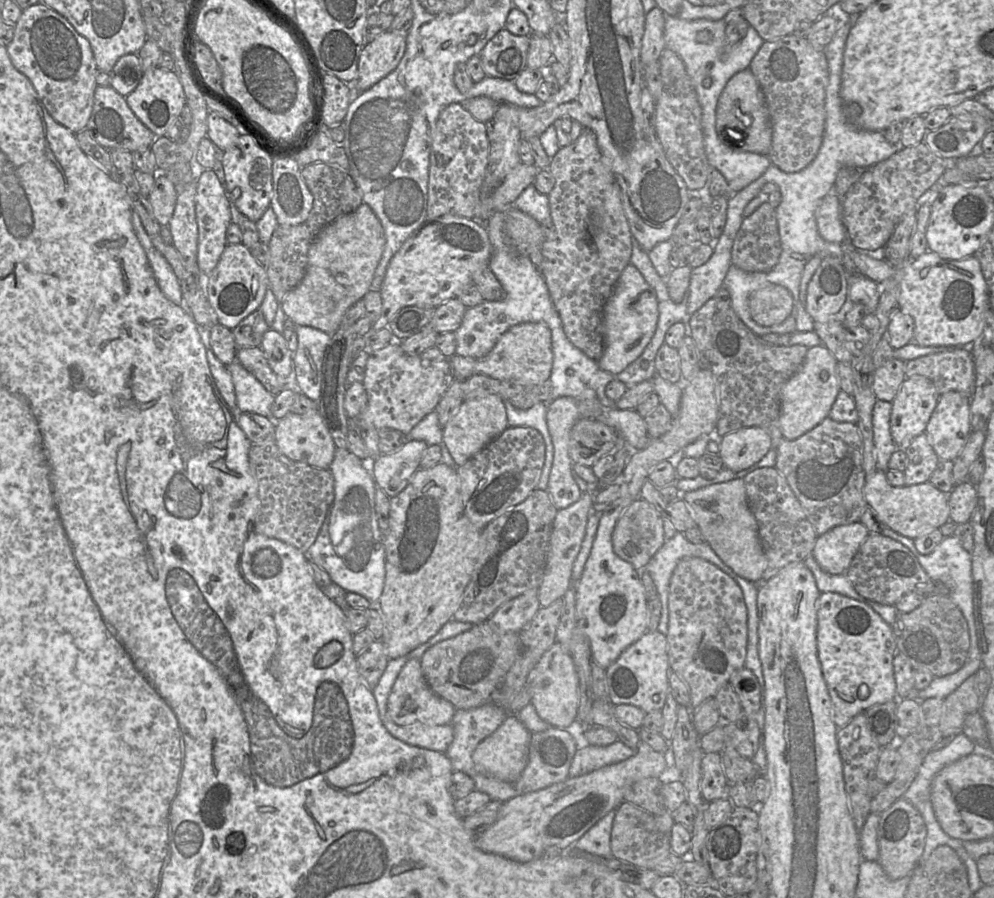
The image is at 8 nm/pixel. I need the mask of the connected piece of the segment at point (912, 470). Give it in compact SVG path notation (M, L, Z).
M926 433L915 437L904 449L908 465L904 471L905 485L928 482L940 459Z

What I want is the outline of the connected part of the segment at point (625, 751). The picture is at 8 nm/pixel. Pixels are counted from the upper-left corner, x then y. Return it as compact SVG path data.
M619 740L607 746L588 745L577 749L568 775L569 777L582 776L602 767L622 762L634 754L635 750Z

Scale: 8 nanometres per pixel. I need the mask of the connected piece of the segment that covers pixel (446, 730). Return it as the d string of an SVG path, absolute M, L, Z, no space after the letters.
M392 721L382 724L393 737L404 743L441 753L446 752L454 737L451 724L429 726L416 722L399 726Z

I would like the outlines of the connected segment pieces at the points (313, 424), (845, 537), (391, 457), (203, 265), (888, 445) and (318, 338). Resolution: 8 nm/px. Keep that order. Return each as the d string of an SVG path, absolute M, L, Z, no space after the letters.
M317 408L305 414L289 412L277 420L275 443L282 454L293 461L303 462L318 469L328 469L334 458L336 446Z
M859 521L835 526L817 537L811 554L824 572L845 574L869 533Z
M407 439L397 452L380 454L372 468L376 487L381 488L389 498L397 496L420 469L420 461L427 447L422 440Z
M205 169L197 181L195 213L198 226L197 263L202 275L209 275L228 244L226 231L233 221L234 204L229 200L225 187L213 169Z
M877 400L873 409L873 437L877 470L887 471L888 462L898 448L890 431L892 402Z
M296 325L297 349L293 352L296 381L301 393L315 401L321 391L323 357L331 336L309 326Z

